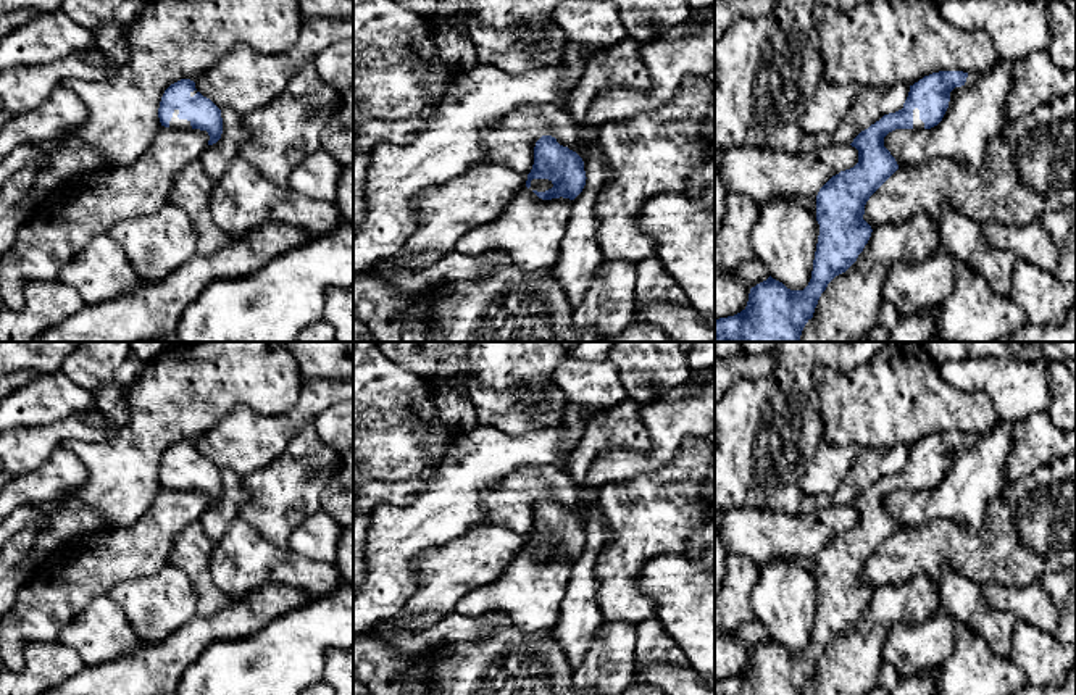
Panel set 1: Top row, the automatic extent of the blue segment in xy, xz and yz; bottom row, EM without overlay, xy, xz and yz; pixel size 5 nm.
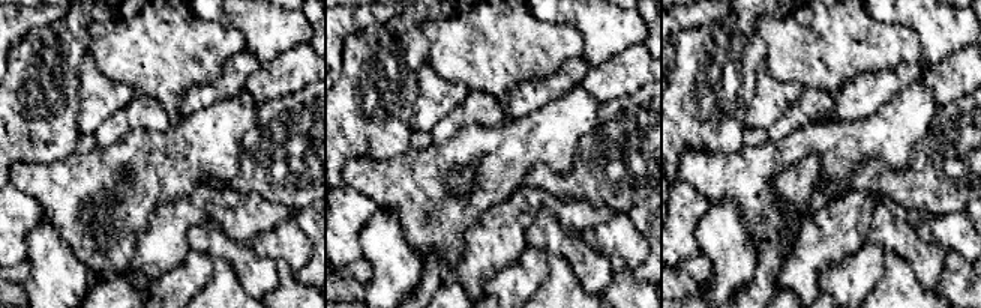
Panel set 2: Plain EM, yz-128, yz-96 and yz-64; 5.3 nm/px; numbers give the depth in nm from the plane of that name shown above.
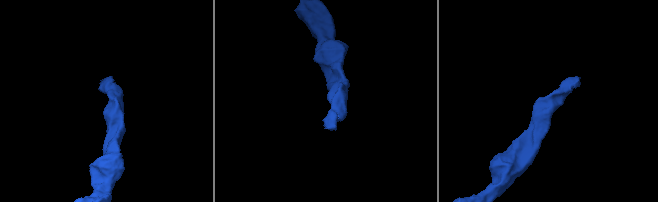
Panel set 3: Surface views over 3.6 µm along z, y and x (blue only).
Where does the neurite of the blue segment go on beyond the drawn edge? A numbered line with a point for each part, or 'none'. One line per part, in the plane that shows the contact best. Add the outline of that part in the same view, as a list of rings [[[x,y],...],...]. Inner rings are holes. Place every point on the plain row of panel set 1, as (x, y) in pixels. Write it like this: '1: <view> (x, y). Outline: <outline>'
1: xz (538, 545). Outline: [[[532,540],[531,548],[537,553],[545,553],[553,548],[552,542],[548,540]]]

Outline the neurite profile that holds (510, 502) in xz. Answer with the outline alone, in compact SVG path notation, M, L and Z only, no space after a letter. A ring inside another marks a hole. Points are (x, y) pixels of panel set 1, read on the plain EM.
M534 466L519 468L484 490L481 495L481 505L486 508L482 522L502 524L518 534L529 535L534 526L534 508L542 497L555 498L560 506L576 513L581 519L589 511L589 503L569 474L555 466Z

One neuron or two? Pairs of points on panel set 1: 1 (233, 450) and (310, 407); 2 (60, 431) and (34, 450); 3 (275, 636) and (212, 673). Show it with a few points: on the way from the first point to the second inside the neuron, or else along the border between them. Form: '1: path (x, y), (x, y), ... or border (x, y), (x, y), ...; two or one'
1: path (252, 441), (273, 436), (291, 423); one
2: path (54, 434), (41, 444); one
3: path (258, 652), (228, 673); one

